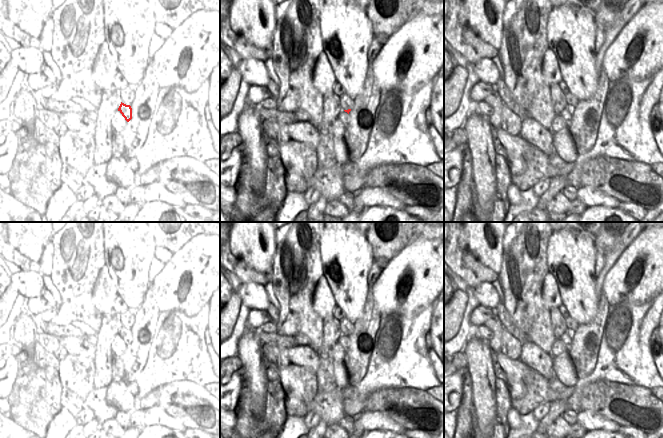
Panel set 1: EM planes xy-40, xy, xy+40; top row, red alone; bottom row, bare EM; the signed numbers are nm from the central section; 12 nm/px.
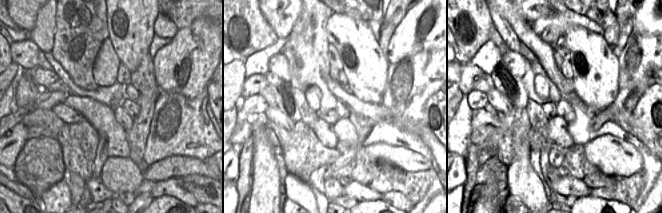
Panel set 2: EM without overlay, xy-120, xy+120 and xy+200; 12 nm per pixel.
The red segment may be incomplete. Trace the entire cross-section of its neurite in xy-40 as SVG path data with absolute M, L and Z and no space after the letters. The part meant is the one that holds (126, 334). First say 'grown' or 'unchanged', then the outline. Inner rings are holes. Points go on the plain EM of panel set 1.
unchanged | M121 326L118 335L122 338L127 346L132 343L132 332L130 329L126 329Z

